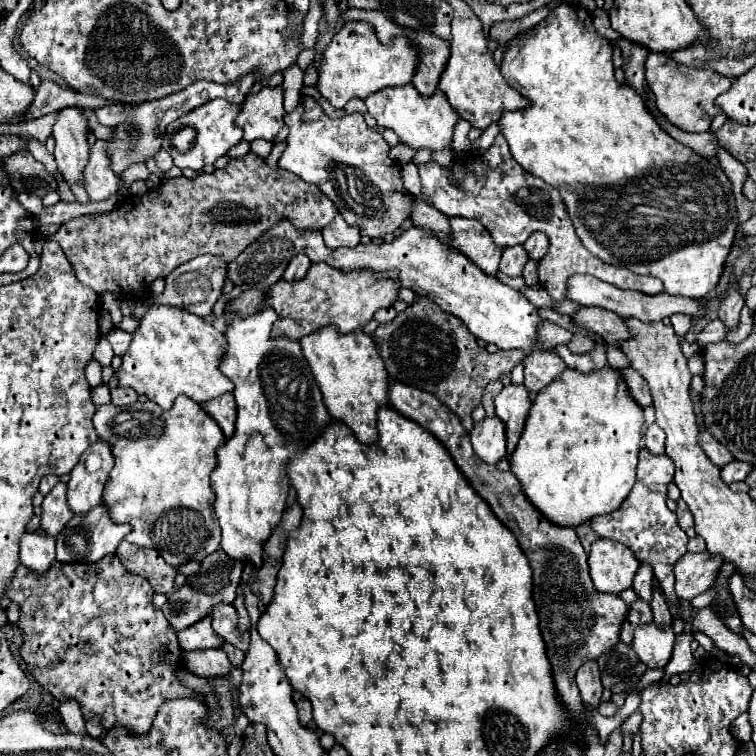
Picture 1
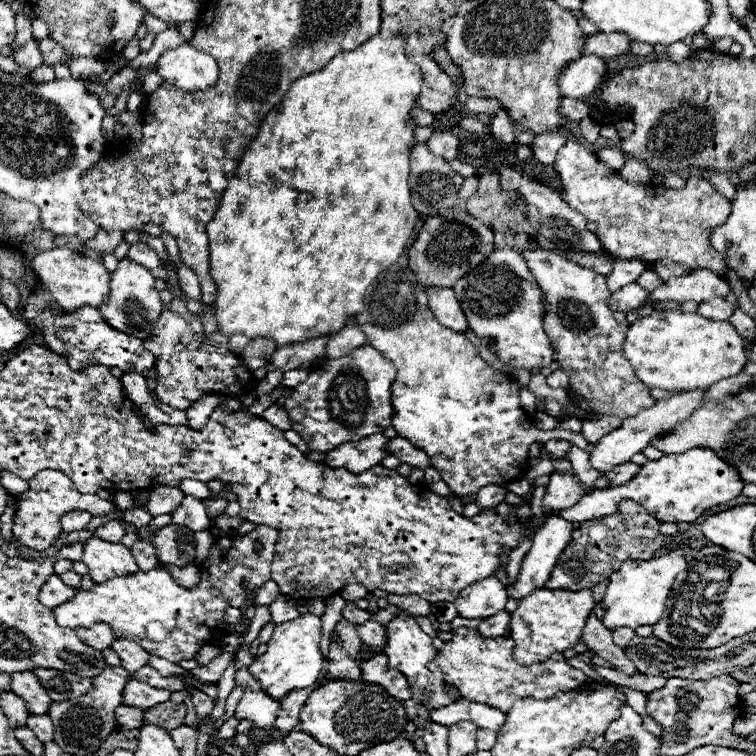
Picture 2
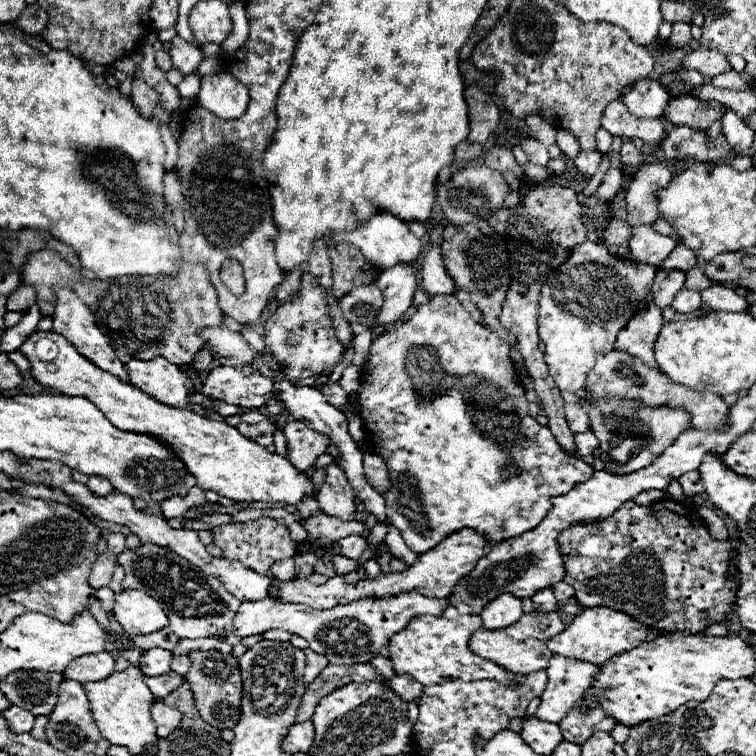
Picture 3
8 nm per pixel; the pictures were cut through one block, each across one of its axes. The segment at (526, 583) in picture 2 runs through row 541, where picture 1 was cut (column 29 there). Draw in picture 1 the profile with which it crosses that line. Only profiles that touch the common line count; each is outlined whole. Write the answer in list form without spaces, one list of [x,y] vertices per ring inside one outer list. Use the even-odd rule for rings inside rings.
[[[26,532],[20,540],[20,562],[28,570],[42,576],[48,570],[48,566],[56,562],[54,540],[50,536]]]

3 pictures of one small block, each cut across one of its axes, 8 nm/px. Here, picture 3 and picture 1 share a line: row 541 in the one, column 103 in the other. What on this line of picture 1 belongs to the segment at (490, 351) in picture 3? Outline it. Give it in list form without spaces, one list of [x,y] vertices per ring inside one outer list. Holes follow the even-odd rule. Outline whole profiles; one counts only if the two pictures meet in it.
[[[178,396],[174,406],[170,410],[164,410],[160,408],[156,402],[148,400],[148,402],[136,402],[136,404],[130,404],[128,408],[120,408],[120,406],[114,406],[114,404],[104,404],[104,406],[98,406],[96,408],[96,414],[94,414],[94,428],[96,428],[96,434],[102,442],[110,444],[112,448],[112,456],[116,460],[108,480],[106,480],[106,488],[104,488],[104,494],[102,494],[102,502],[112,518],[112,522],[116,524],[130,524],[132,526],[132,532],[128,534],[128,542],[136,544],[136,546],[144,546],[144,548],[156,548],[160,552],[160,556],[172,564],[174,568],[186,564],[186,562],[192,562],[192,560],[204,560],[208,554],[216,552],[220,548],[220,526],[218,526],[218,520],[214,516],[214,492],[212,492],[212,486],[210,486],[210,472],[214,470],[216,466],[216,448],[220,448],[226,438],[220,430],[220,426],[200,408],[200,404],[196,404],[194,400],[190,400],[188,396]]]

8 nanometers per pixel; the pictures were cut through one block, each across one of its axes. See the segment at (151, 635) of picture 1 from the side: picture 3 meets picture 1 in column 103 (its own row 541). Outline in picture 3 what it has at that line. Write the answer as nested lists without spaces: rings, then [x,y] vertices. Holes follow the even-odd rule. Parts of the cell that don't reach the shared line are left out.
[[[628,500],[628,504],[616,510],[608,520],[566,528],[558,536],[558,544],[562,548],[566,564],[564,582],[574,588],[578,604],[586,608],[610,606],[632,614],[636,620],[652,628],[660,628],[666,632],[700,634],[706,626],[722,622],[734,602],[736,578],[726,578],[726,572],[730,568],[730,554],[734,554],[732,544],[714,540],[708,534],[708,528],[698,512],[692,506],[676,500],[656,500],[648,506],[638,506]],[[586,536],[600,536],[604,540],[602,548],[580,548],[580,542]]]

